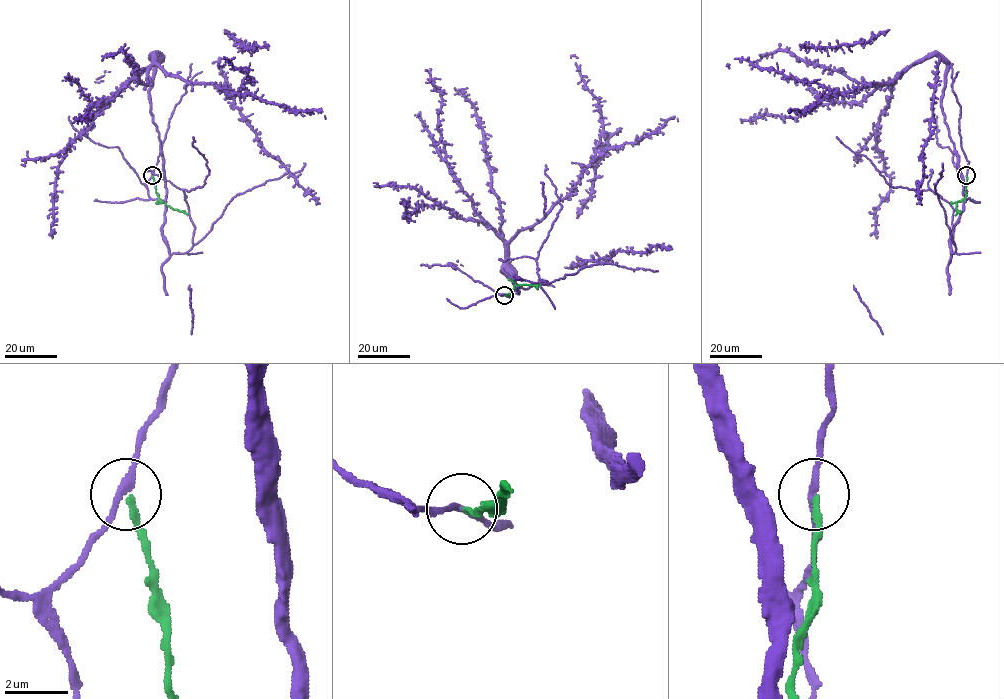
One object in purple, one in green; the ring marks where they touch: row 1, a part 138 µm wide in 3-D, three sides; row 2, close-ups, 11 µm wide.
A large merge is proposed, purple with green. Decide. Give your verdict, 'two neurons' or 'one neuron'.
two neurons

